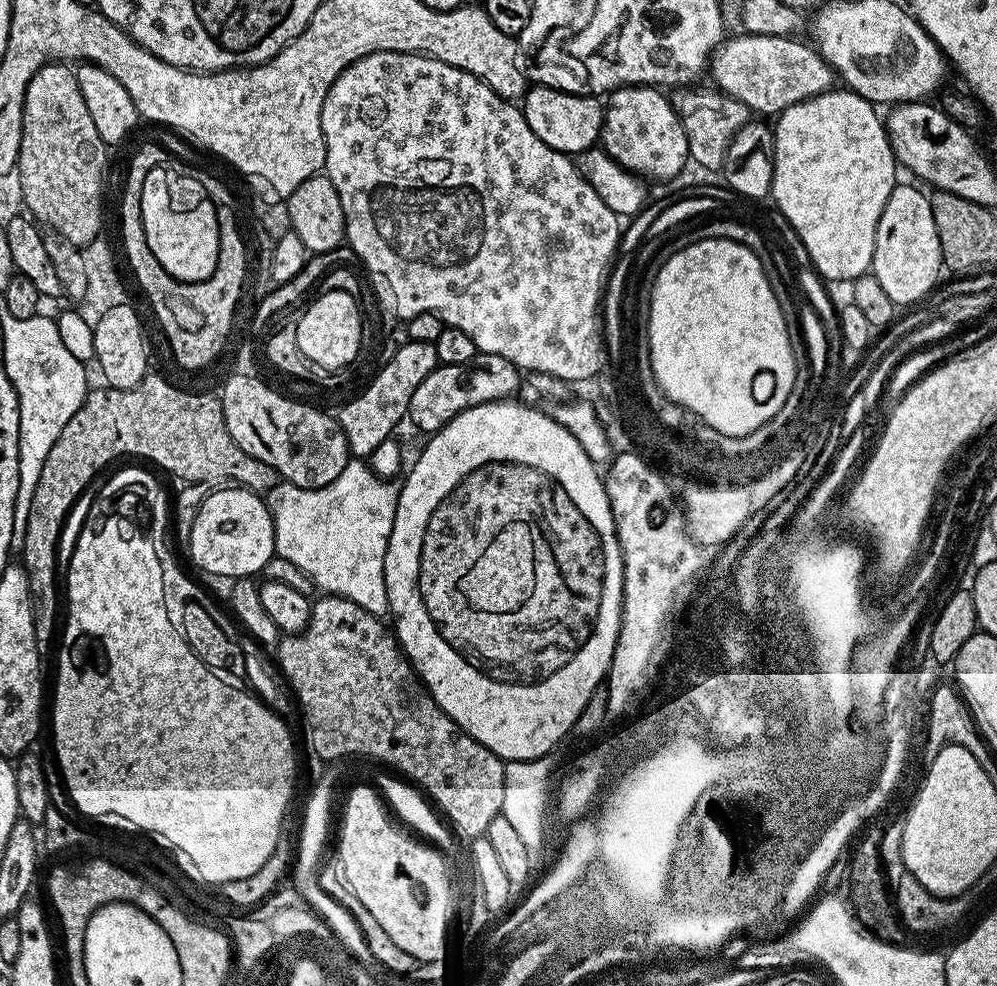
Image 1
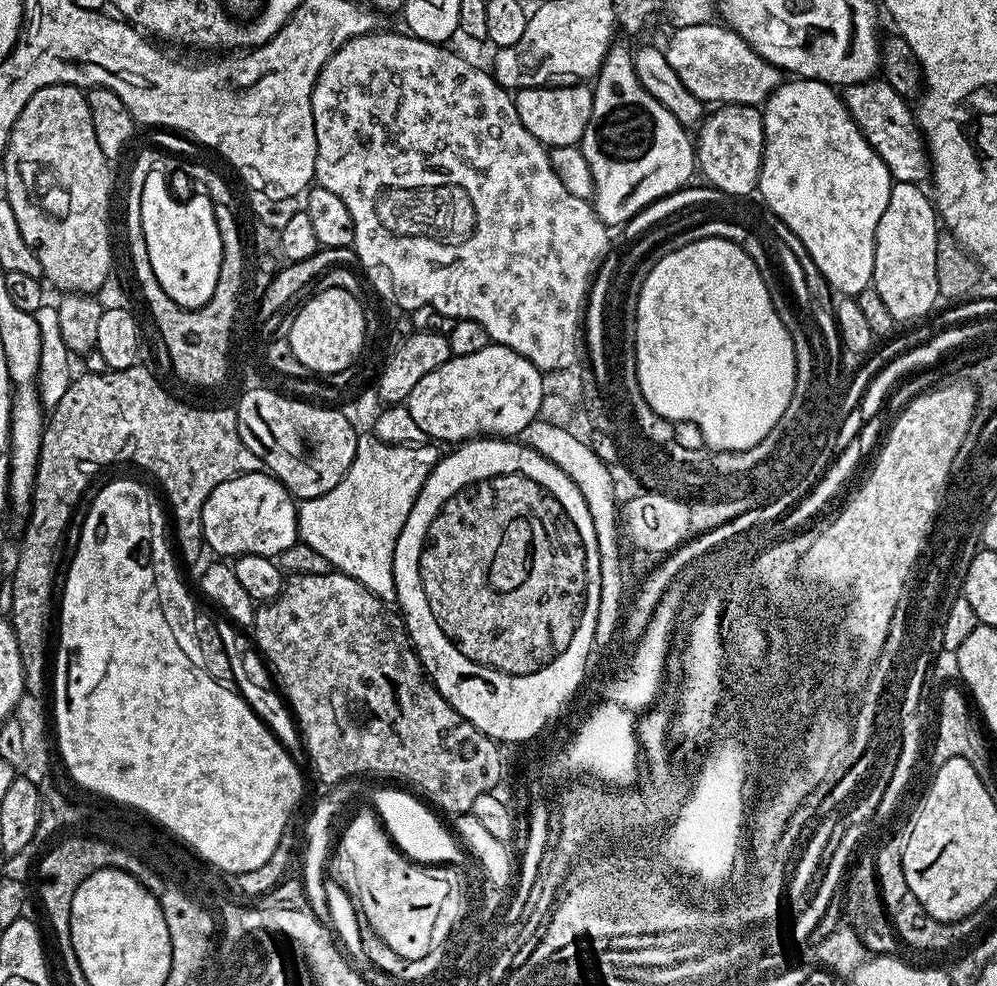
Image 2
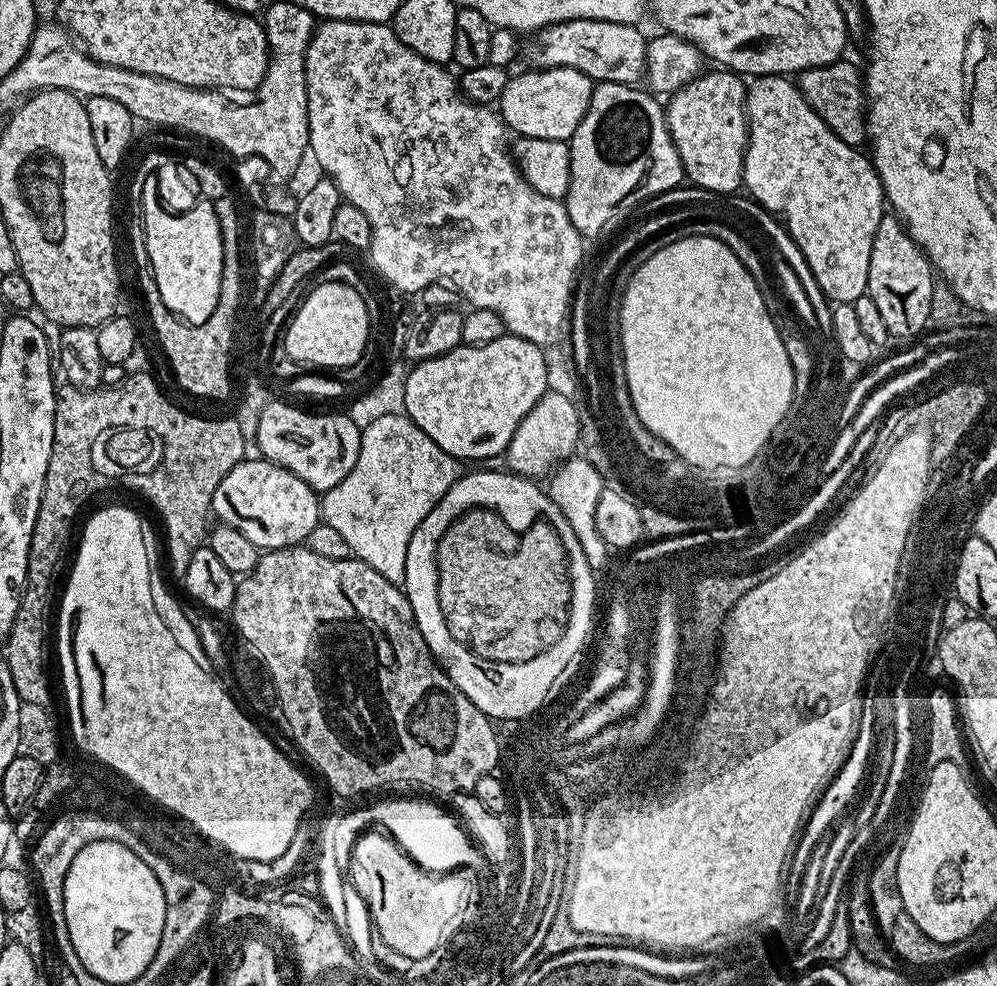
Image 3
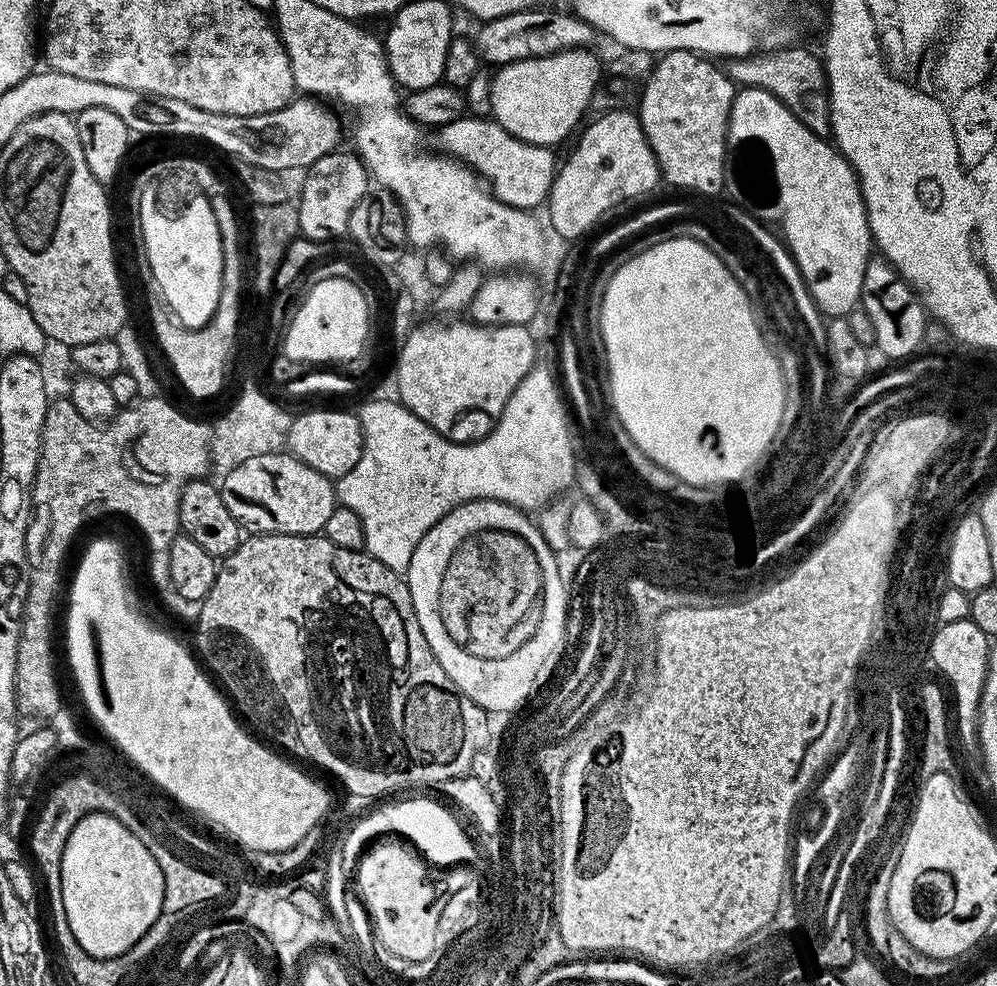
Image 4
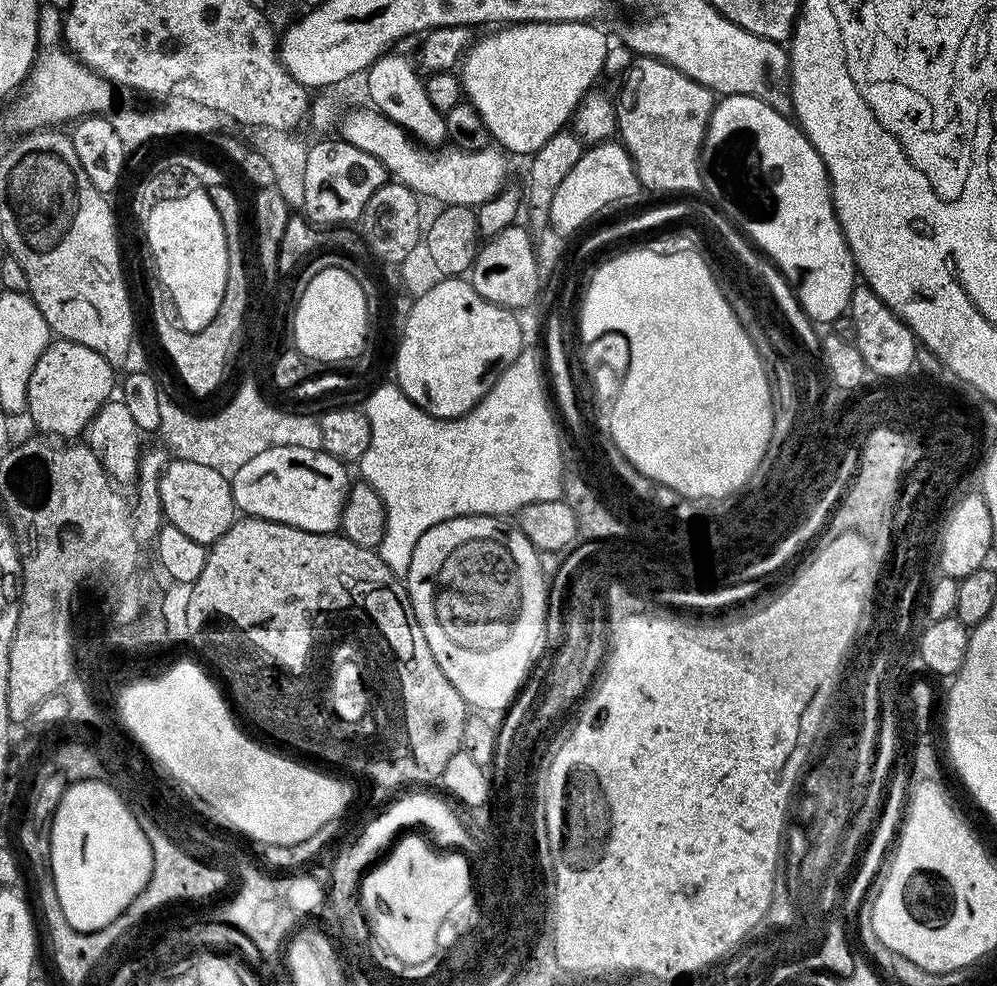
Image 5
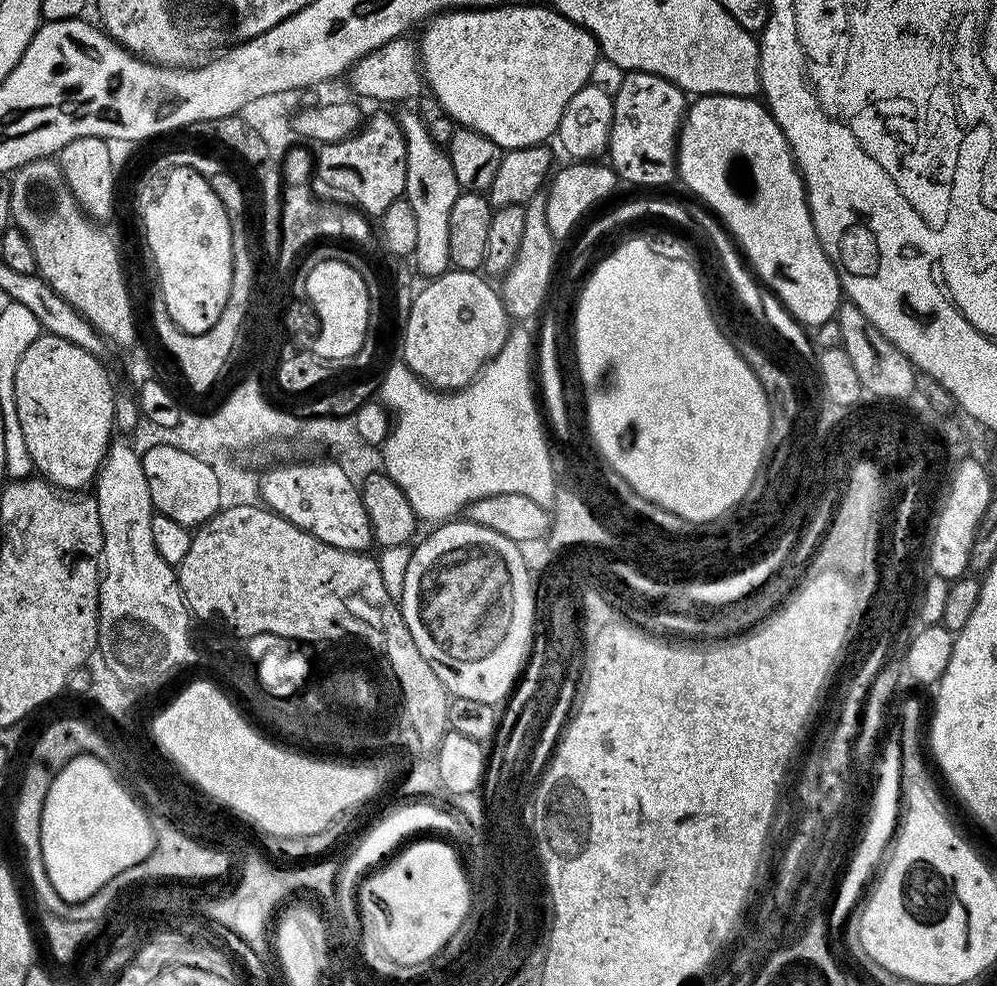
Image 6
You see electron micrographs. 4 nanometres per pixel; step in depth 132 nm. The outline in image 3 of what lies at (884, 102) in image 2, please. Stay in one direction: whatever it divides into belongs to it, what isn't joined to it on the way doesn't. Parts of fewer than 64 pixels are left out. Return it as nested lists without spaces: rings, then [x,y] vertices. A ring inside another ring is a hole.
[[[848,58],[835,60],[826,66],[814,66],[795,77],[794,83],[800,93],[810,102],[810,106],[830,126],[842,142],[846,142],[854,149],[859,149],[860,144],[867,143],[867,92],[864,89],[864,78],[861,69],[856,69]]]

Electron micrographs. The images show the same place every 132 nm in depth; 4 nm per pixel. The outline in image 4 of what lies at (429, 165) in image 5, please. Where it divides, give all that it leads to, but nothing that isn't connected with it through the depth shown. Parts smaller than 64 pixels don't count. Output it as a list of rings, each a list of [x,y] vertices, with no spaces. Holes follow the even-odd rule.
[[[466,114],[462,119],[439,128],[438,136],[440,136],[441,144],[439,147],[447,155],[459,160],[461,164],[467,164],[481,180],[487,183],[492,195],[500,199],[502,203],[508,204],[511,208],[536,210],[539,204],[541,207],[547,201],[558,171],[558,159],[556,160],[555,154],[552,153],[555,151],[551,147],[519,140],[514,134],[507,132],[501,124],[497,124],[495,119],[471,114]]]

